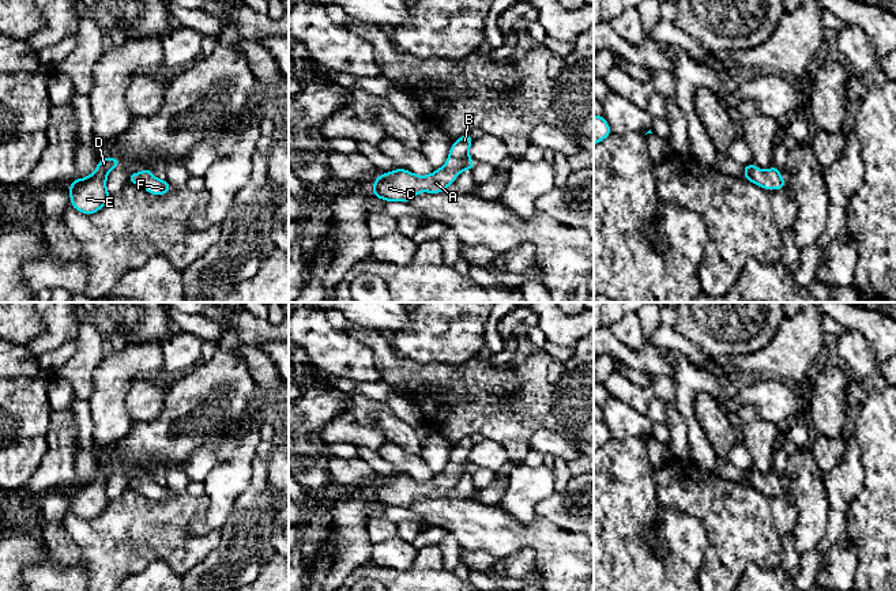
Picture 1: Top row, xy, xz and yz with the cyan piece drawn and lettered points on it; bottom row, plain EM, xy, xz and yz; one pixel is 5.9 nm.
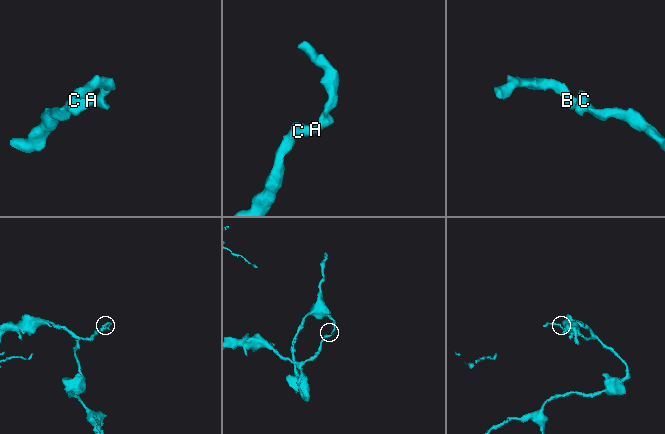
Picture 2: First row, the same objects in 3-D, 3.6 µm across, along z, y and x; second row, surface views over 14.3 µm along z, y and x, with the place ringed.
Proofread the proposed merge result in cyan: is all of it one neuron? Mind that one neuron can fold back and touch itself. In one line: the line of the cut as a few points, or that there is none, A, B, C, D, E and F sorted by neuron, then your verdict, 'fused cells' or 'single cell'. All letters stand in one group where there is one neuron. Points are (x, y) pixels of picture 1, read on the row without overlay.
no cut | A B C D E F | single cell

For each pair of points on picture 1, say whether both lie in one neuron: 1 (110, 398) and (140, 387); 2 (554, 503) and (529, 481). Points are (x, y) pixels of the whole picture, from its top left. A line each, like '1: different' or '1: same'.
1: different
2: different

